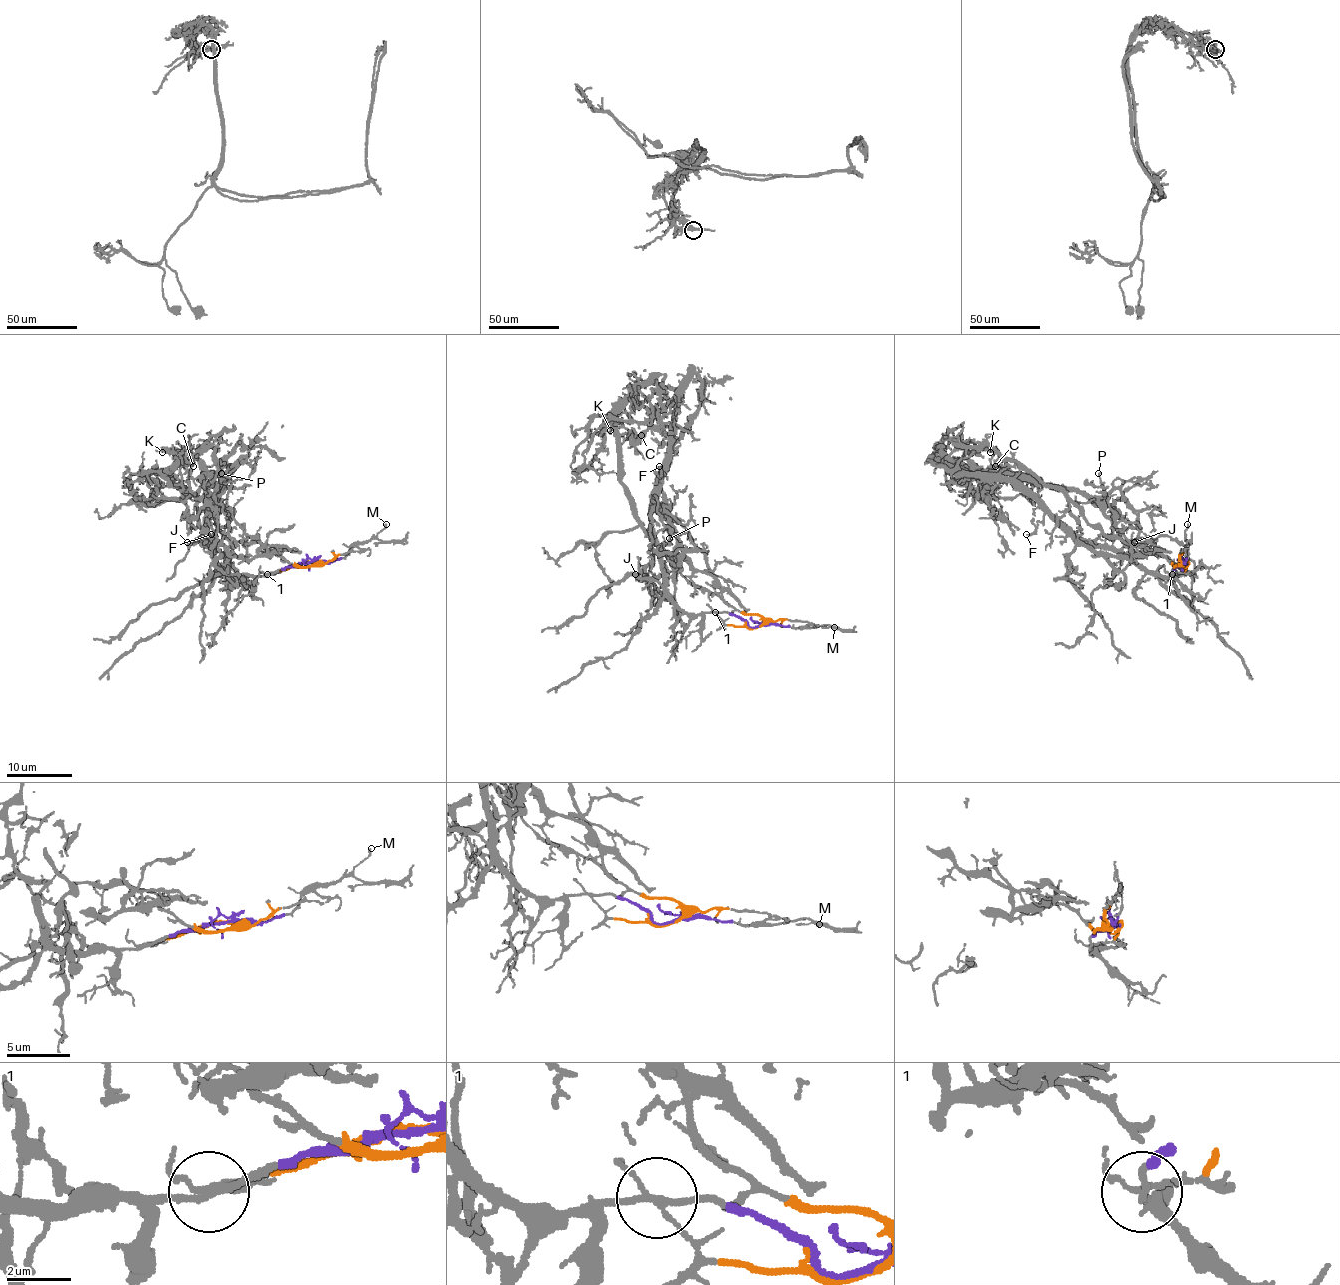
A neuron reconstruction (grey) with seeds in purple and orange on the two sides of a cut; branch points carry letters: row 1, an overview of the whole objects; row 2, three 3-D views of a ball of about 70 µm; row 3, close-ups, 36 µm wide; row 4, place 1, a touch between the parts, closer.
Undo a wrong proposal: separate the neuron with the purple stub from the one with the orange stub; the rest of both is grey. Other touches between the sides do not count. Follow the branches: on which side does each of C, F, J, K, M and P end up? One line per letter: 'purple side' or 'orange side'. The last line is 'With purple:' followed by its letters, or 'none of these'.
C: orange side
F: purple side
J: purple side
K: orange side
M: purple side
P: orange side
With purple: F, J, M

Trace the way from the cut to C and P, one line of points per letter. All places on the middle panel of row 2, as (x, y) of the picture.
C: (757, 626), (757, 615), (702, 590), (645, 530), (614, 432), (625, 402), (617, 420), (641, 435)
P: (757, 626), (762, 623), (757, 615), (726, 605), (679, 571), (656, 545), (669, 538)

